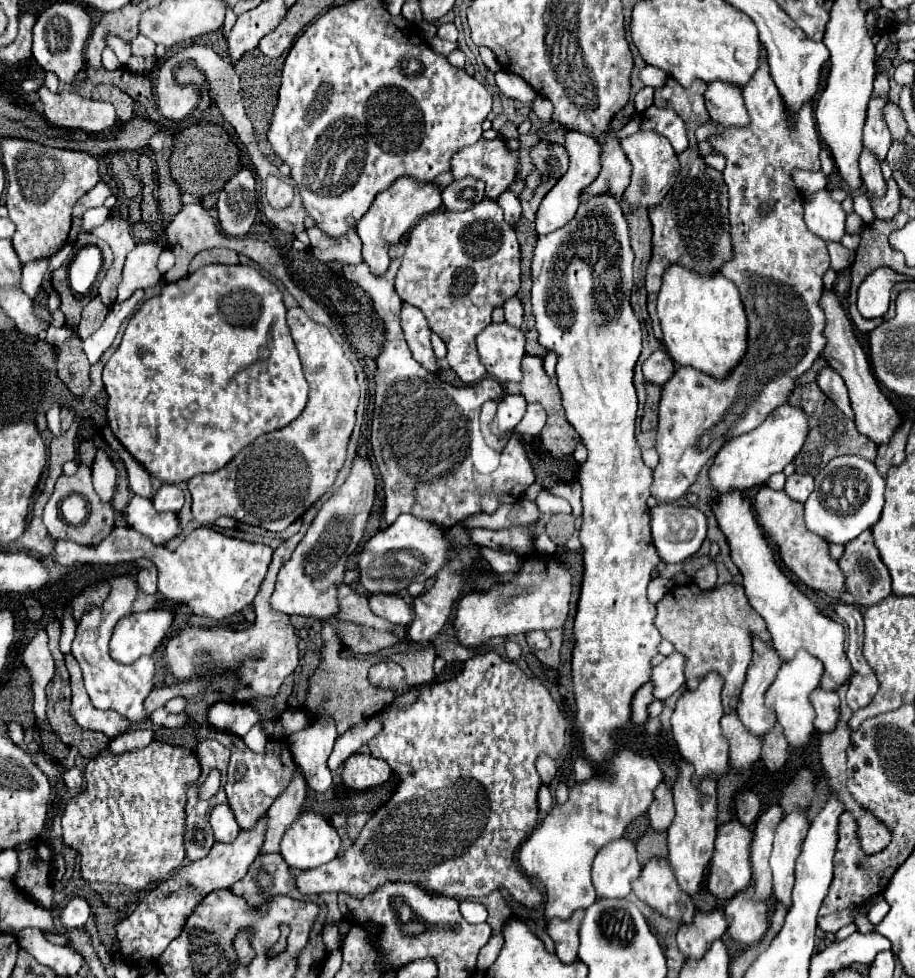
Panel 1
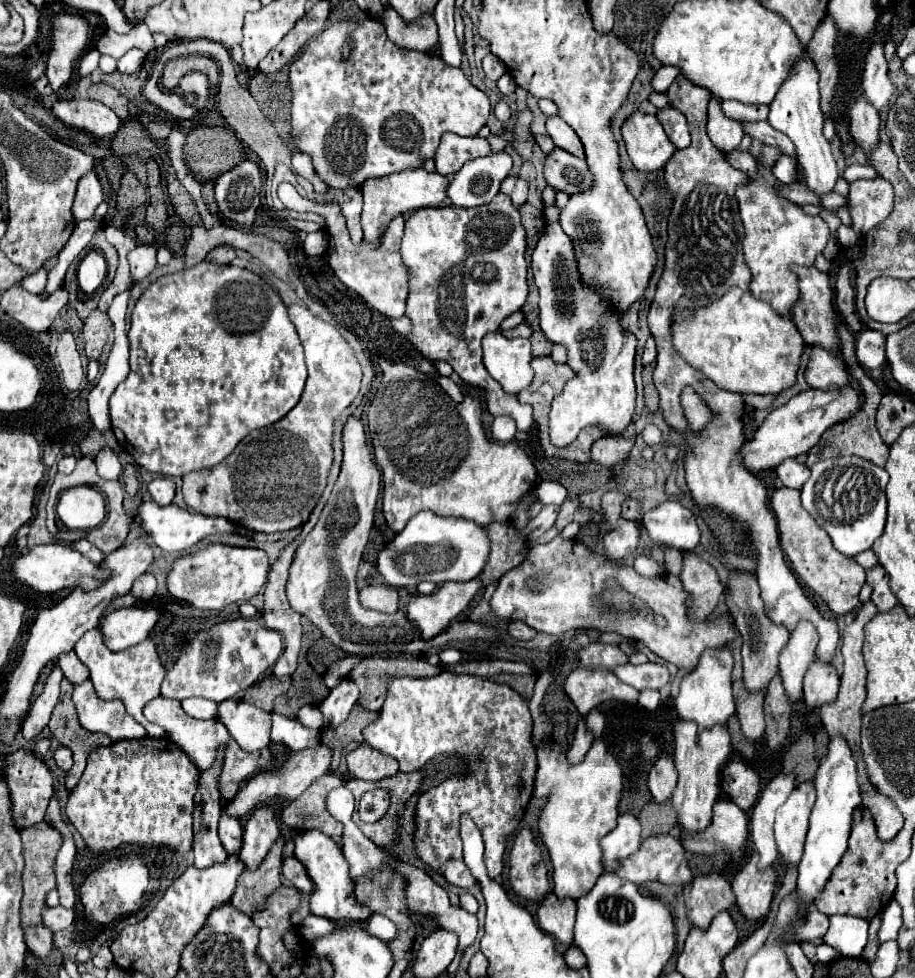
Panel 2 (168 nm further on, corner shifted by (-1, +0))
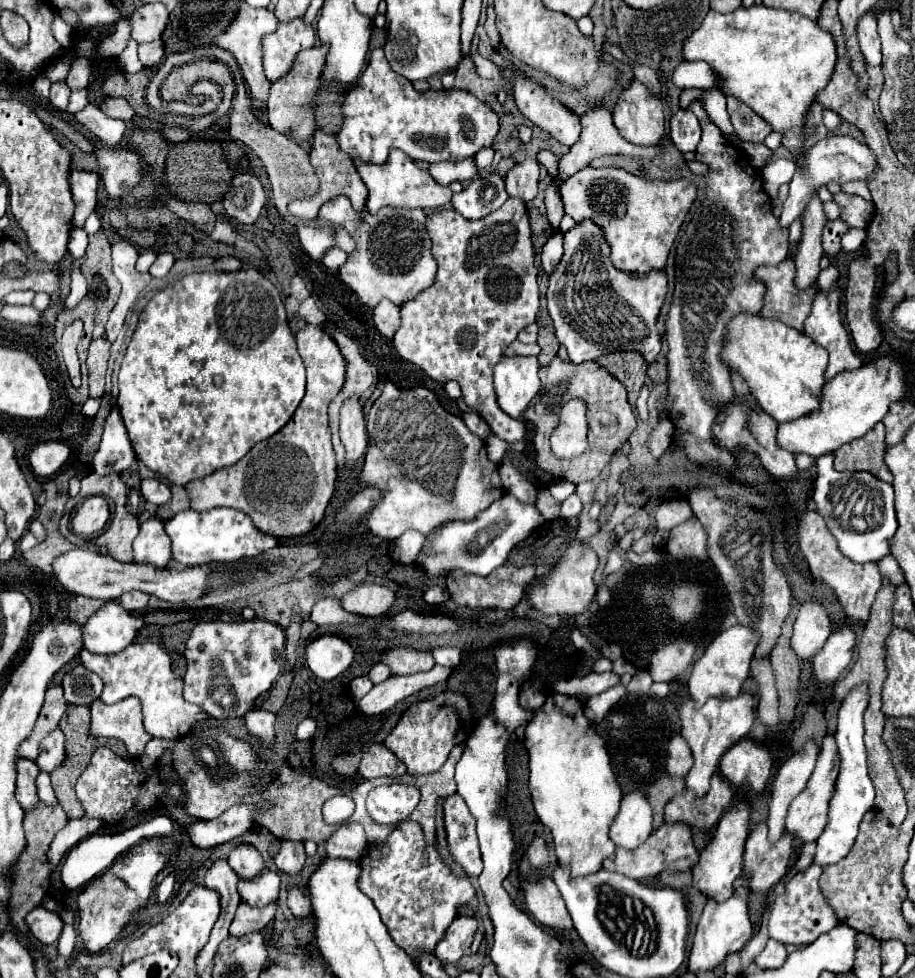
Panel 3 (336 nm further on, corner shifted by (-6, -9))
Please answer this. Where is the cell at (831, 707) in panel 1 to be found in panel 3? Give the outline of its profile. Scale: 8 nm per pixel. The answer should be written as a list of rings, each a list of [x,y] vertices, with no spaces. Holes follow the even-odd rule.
[[[836,626],[828,636],[822,650],[814,656],[814,676],[822,684],[834,684],[842,670],[848,668],[852,660],[852,650],[856,644],[856,632],[850,626]]]

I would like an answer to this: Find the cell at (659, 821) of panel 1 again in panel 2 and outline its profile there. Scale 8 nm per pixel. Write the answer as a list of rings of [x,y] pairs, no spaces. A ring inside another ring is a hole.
[[[663,755],[653,769],[649,771],[649,791],[653,795],[653,801],[657,805],[669,801],[673,797],[675,785],[677,785],[677,773],[675,773],[675,763],[669,755]]]

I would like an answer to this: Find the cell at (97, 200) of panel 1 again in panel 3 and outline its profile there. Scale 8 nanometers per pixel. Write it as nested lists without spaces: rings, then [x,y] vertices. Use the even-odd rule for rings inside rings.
[[[72,170],[70,172],[70,190],[74,200],[74,226],[84,226],[84,220],[94,212],[96,208],[96,190],[98,190],[98,174],[96,172],[82,172]]]

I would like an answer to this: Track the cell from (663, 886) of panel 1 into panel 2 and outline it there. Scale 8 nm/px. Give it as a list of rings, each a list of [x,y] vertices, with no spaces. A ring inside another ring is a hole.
[[[657,835],[657,837],[645,839],[639,847],[639,853],[633,853],[629,857],[627,865],[623,865],[623,869],[619,869],[617,875],[623,877],[625,881],[635,883],[635,885],[645,885],[645,883],[659,881],[663,885],[685,887],[685,885],[691,885],[691,881],[693,881],[691,869],[689,869],[687,859],[685,859],[685,849],[675,835]]]

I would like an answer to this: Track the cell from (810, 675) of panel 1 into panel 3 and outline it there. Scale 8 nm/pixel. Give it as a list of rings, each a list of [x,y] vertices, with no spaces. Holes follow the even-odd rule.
[[[816,598],[806,600],[800,606],[798,618],[794,622],[792,648],[796,656],[802,662],[810,662],[816,656],[816,652],[824,646],[830,632],[832,632],[832,624],[826,608]]]

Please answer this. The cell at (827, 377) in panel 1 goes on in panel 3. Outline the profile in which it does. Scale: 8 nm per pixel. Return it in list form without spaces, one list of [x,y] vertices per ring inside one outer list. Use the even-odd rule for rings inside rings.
[[[834,282],[834,286],[832,286],[830,292],[818,290],[818,294],[816,294],[816,298],[812,302],[812,312],[806,318],[806,322],[804,322],[804,334],[810,336],[816,344],[824,346],[830,352],[830,362],[828,362],[828,368],[826,368],[826,380],[834,378],[836,374],[840,374],[844,370],[856,370],[856,368],[862,366],[862,360],[854,352],[854,348],[850,344],[850,338],[846,334],[846,328],[842,324],[840,298],[842,298],[842,286],[840,286],[840,282]]]

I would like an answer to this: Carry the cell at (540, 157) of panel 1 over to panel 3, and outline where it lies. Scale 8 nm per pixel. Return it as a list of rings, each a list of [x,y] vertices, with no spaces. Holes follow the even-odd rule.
[[[582,168],[574,176],[570,176],[562,184],[562,204],[564,212],[572,216],[578,224],[584,220],[592,220],[604,234],[606,242],[610,244],[610,260],[612,264],[628,274],[644,276],[652,270],[664,270],[672,244],[680,232],[680,226],[690,210],[690,204],[696,200],[696,186],[684,178],[678,180],[644,180],[634,176],[622,168]]]

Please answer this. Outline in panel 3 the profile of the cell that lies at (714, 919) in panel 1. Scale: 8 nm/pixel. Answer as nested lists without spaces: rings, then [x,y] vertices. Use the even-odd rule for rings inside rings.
[[[744,796],[732,804],[732,810],[728,810],[724,814],[724,818],[720,818],[718,826],[714,828],[714,832],[710,836],[710,842],[700,852],[700,860],[692,868],[694,886],[700,888],[708,898],[722,902],[732,894],[734,880],[738,878],[738,874],[742,872],[742,866],[744,866],[744,844],[748,838],[748,824],[750,824],[750,802]]]

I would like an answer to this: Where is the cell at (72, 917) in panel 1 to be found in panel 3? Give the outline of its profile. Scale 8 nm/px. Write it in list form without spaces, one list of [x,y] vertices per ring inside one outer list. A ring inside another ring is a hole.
[[[34,908],[26,914],[26,924],[32,932],[32,936],[42,942],[42,944],[54,944],[58,942],[60,938],[60,932],[62,932],[62,920],[56,912],[48,912],[44,908]]]

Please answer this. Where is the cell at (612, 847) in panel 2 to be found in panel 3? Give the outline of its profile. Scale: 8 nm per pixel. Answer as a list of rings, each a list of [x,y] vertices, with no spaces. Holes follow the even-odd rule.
[[[628,792],[610,824],[610,838],[616,846],[636,848],[652,832],[652,806],[640,792]]]

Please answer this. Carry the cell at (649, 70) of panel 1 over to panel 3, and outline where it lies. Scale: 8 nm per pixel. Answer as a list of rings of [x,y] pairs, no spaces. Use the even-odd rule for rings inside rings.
[[[702,60],[694,62],[682,62],[672,76],[674,84],[678,88],[716,88],[720,84],[720,78],[716,78],[716,72]]]

